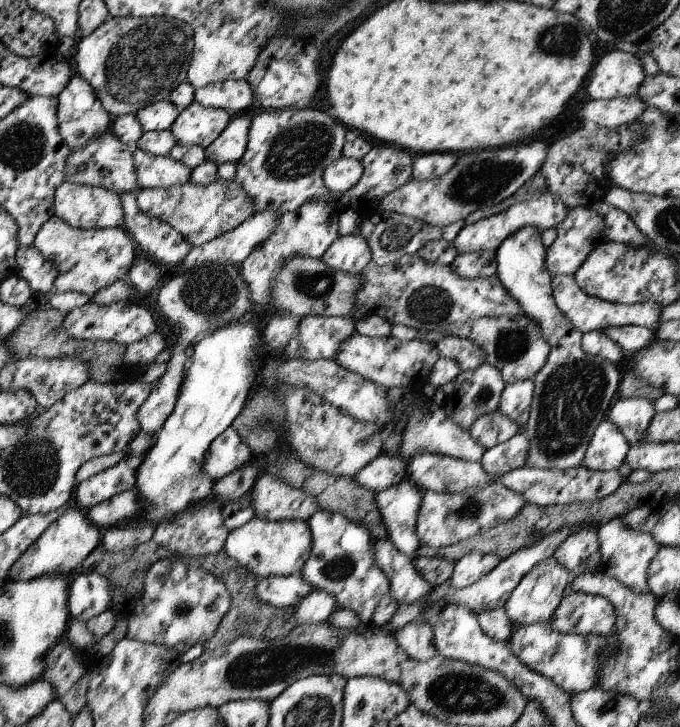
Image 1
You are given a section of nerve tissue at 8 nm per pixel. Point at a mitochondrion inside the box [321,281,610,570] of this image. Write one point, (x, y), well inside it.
(570, 399)

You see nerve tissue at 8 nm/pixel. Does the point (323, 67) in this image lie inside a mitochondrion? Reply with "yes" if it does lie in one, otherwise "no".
no

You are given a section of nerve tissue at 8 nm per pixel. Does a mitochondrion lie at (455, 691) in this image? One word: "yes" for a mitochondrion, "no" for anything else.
yes

